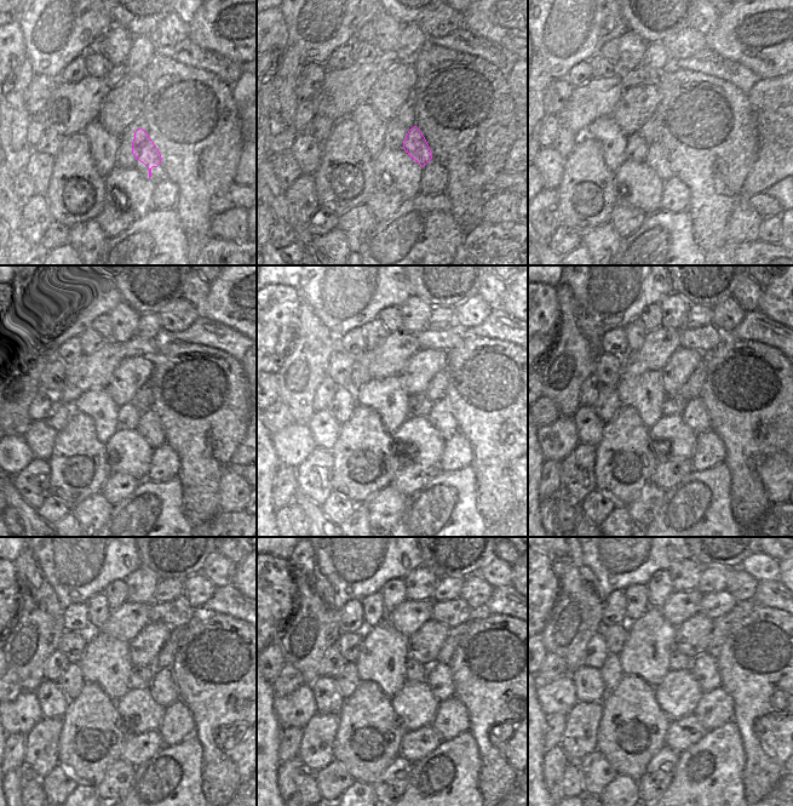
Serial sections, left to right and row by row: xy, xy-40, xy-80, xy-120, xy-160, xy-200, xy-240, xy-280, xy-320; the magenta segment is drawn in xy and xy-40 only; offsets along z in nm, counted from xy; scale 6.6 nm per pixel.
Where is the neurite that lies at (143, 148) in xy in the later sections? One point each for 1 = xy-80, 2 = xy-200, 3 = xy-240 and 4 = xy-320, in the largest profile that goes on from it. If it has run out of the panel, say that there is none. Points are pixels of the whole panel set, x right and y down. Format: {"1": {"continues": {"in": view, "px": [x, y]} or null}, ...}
{"1": {"continues": {"in": "xy-80", "px": [687, 144]}}, "2": {"continues": {"in": "xy-200", "px": [695, 416]}}, "3": {"continues": {"in": "xy-240", "px": [162, 689]}}, "4": {"continues": {"in": "xy-320", "px": [708, 676]}}}

